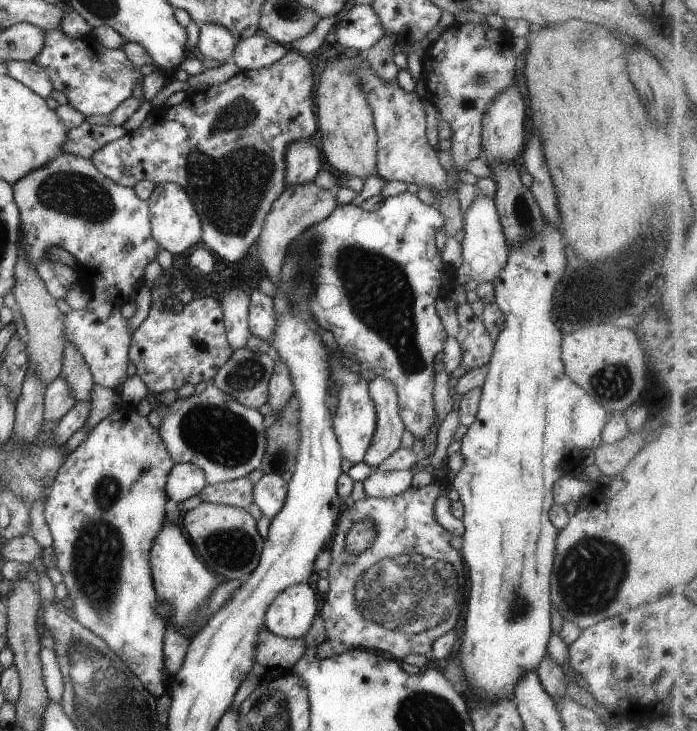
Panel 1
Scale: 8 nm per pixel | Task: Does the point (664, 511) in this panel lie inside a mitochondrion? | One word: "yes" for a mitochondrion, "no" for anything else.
no

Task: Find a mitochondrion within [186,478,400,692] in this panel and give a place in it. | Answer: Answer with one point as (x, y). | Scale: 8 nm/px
(233, 545)

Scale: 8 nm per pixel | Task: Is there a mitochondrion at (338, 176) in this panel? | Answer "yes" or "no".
no

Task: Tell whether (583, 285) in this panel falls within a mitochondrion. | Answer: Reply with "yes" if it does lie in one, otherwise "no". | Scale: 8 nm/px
yes

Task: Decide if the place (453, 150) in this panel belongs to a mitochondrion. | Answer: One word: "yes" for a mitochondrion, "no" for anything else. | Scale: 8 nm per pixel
no

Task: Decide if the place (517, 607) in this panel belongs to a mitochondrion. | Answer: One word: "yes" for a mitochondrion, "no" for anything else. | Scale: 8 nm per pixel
yes

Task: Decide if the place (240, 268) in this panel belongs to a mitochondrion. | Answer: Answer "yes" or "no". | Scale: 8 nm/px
no

